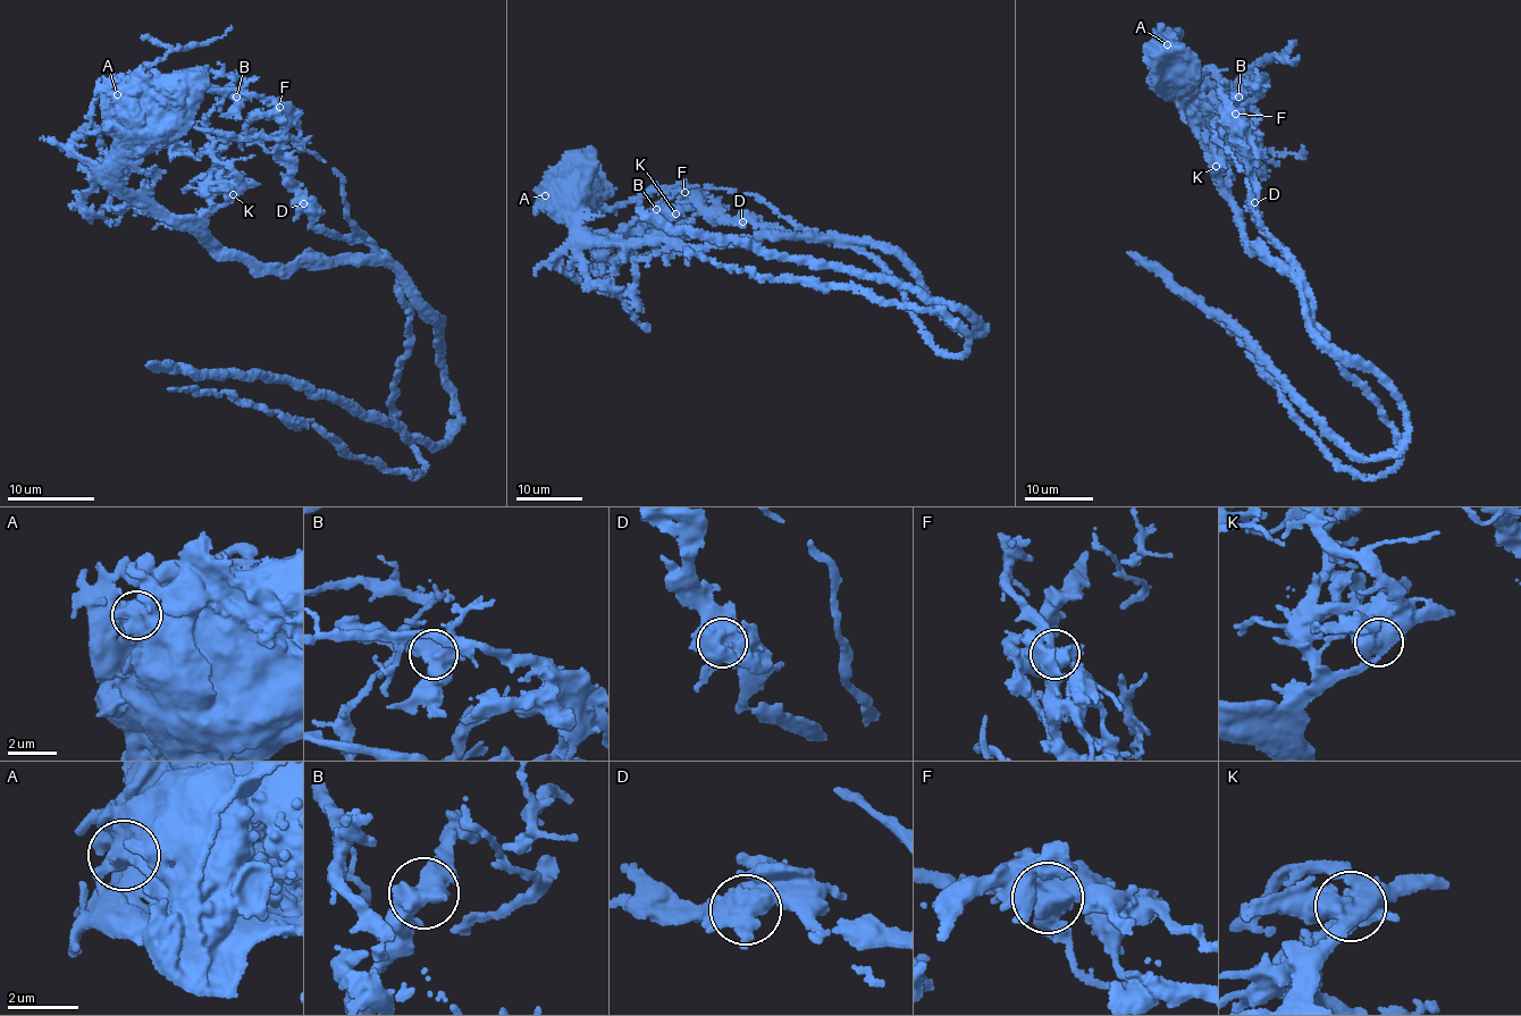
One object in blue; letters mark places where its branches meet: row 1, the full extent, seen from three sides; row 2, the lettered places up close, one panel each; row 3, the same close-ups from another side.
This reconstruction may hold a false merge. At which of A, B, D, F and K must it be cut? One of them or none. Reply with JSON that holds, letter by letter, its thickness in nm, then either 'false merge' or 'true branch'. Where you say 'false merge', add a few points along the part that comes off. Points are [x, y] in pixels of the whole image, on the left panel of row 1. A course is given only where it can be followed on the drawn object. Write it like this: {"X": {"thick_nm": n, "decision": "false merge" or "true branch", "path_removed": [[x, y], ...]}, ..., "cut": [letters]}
{"A": {"thick_nm": 600, "decision": "true branch"}, "B": {"thick_nm": 600, "decision": "true branch"}, "D": {"thick_nm": 650, "decision": "true branch"}, "F": {"thick_nm": 750, "decision": "false merge", "path_removed": [[279, 106], [310, 225], [397, 274], [409, 325], [391, 403], [425, 465], [380, 470], [313, 421], [171, 389]]}, "K": {"thick_nm": 500, "decision": "true branch"}, "cut": ["F"]}

